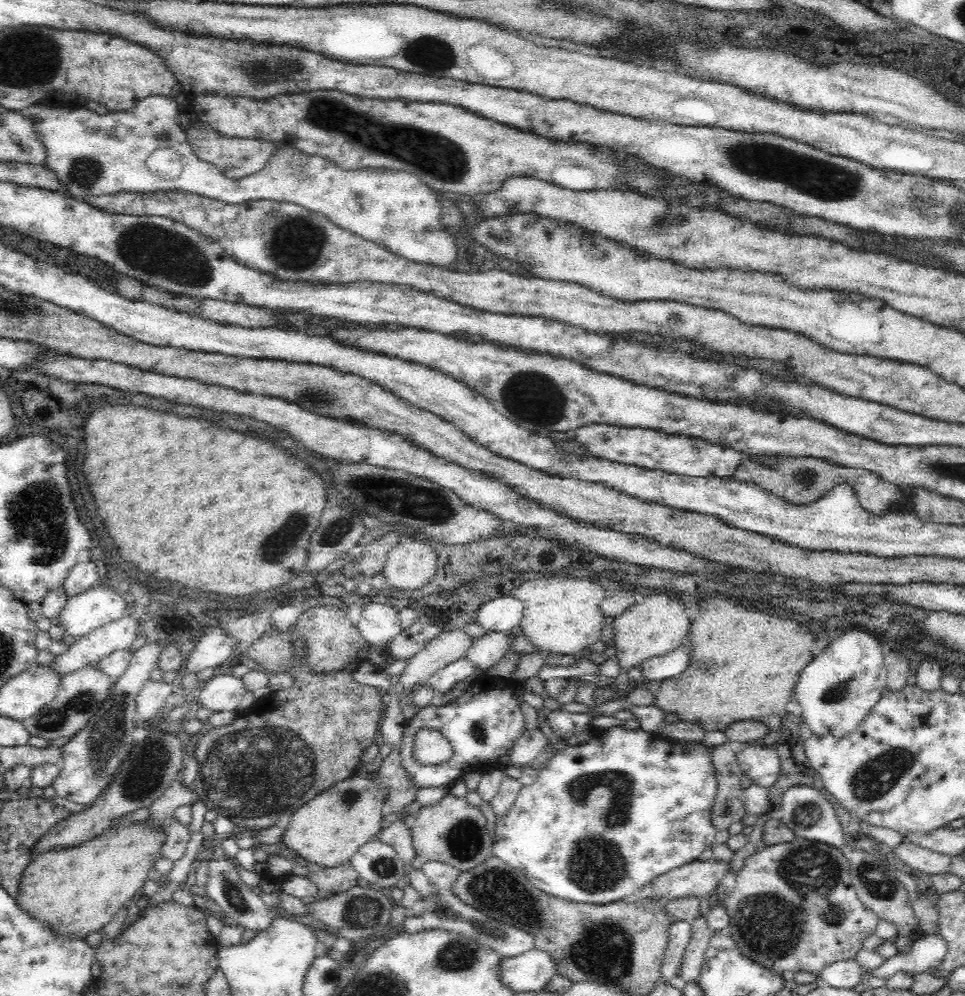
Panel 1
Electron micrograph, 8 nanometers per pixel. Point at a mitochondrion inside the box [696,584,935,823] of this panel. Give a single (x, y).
(872, 781)

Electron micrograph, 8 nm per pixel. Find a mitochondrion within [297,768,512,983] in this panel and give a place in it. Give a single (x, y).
(355, 919)

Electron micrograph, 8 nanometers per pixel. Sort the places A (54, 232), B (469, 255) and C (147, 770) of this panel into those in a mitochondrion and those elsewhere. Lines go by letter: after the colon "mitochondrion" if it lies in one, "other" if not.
A: other
B: other
C: mitochondrion

